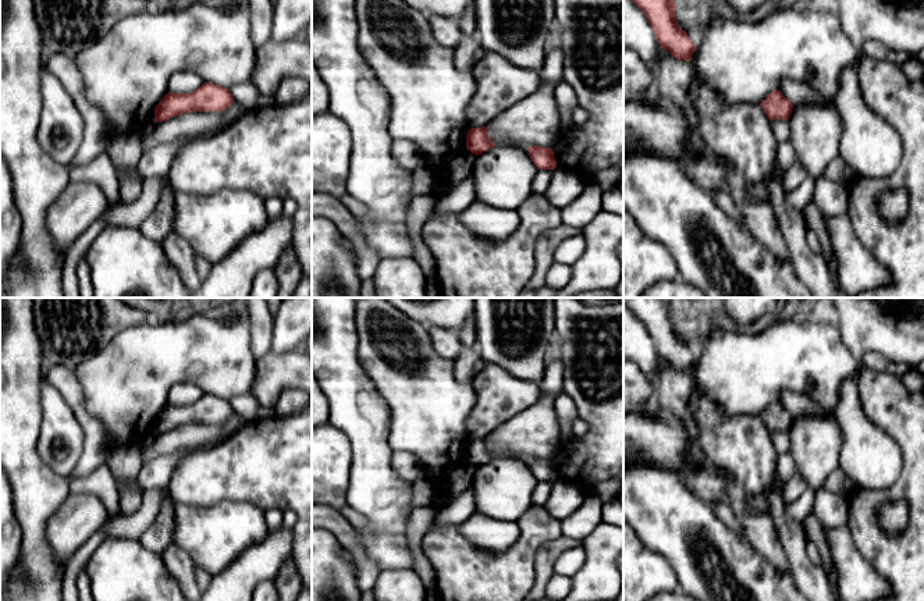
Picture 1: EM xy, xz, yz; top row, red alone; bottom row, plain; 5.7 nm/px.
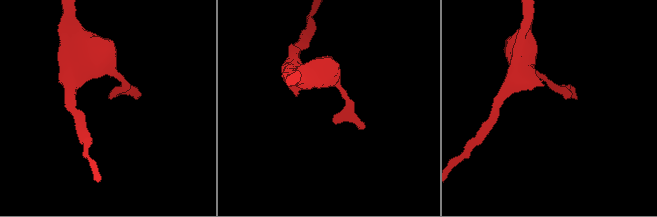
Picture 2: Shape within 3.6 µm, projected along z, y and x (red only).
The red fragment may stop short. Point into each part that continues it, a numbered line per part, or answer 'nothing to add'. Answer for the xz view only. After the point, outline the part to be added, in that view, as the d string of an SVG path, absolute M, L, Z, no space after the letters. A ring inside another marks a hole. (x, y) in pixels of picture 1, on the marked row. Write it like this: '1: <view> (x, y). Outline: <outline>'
nothing to add

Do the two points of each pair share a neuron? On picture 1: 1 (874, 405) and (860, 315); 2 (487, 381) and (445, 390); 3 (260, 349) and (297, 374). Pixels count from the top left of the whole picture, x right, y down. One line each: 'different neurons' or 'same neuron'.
1: different neurons
2: different neurons
3: different neurons

